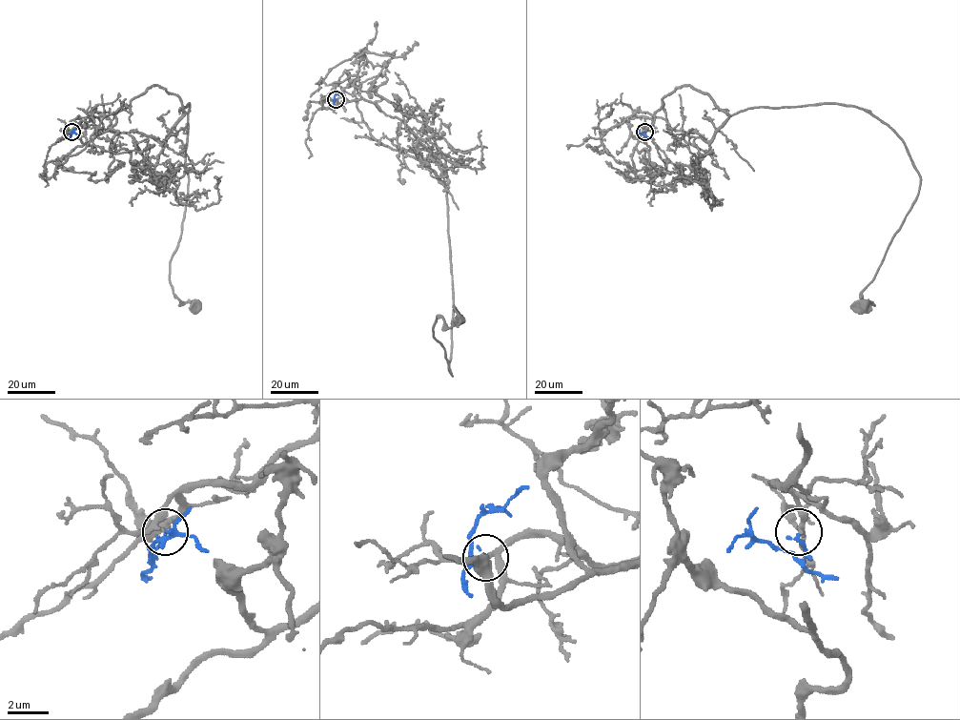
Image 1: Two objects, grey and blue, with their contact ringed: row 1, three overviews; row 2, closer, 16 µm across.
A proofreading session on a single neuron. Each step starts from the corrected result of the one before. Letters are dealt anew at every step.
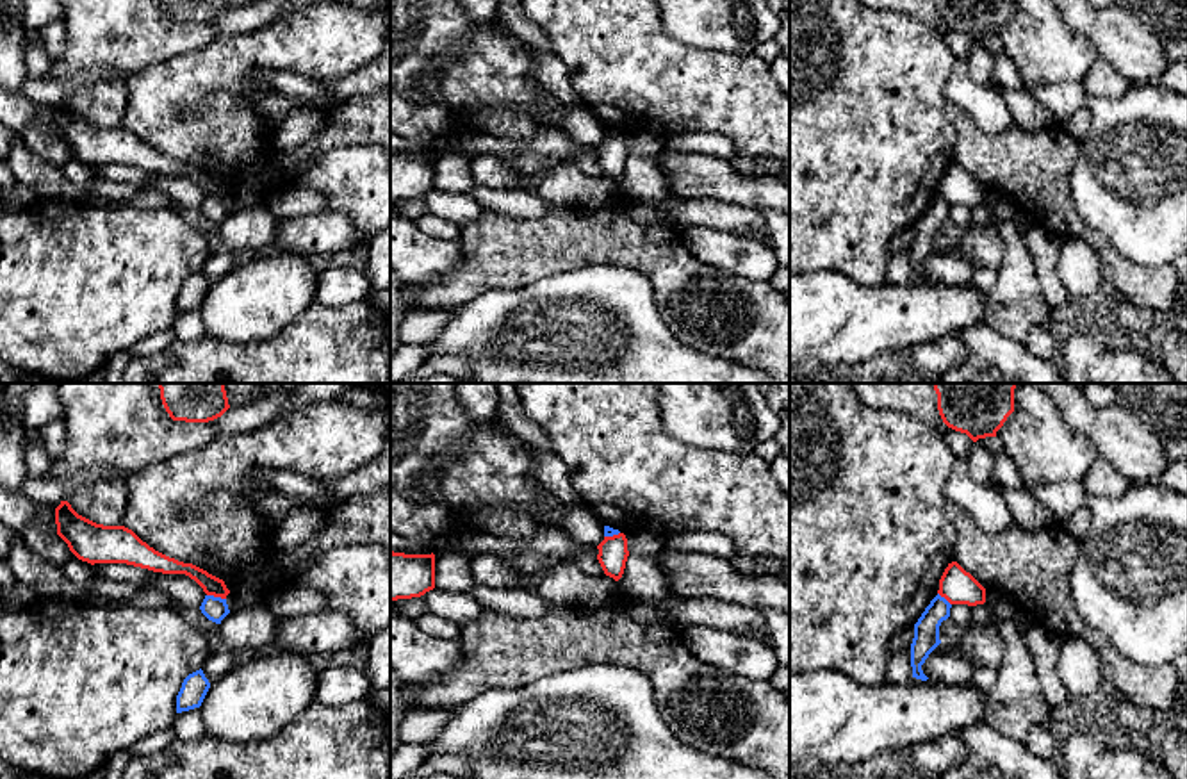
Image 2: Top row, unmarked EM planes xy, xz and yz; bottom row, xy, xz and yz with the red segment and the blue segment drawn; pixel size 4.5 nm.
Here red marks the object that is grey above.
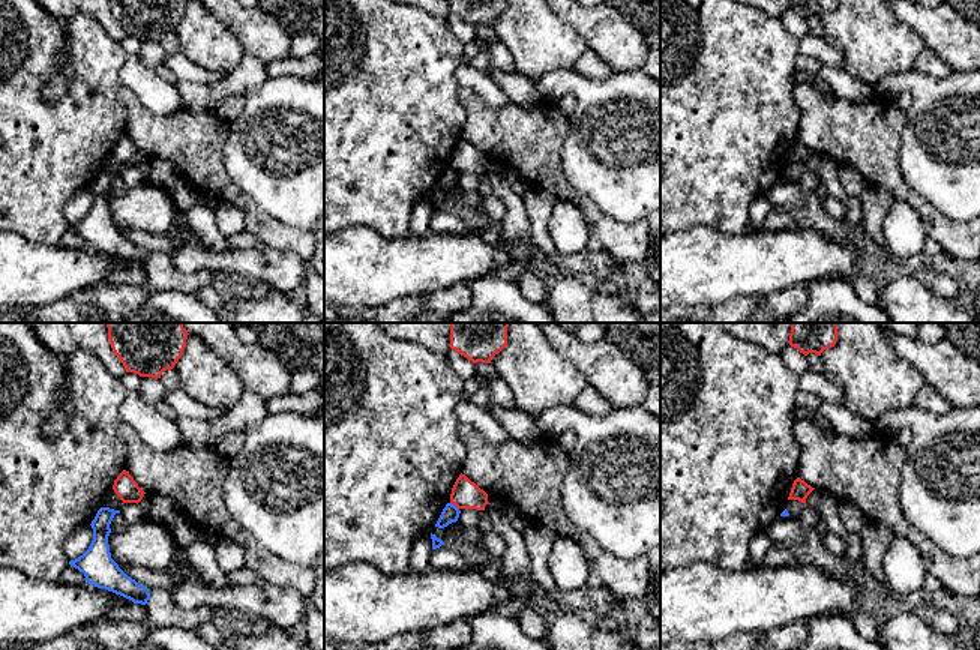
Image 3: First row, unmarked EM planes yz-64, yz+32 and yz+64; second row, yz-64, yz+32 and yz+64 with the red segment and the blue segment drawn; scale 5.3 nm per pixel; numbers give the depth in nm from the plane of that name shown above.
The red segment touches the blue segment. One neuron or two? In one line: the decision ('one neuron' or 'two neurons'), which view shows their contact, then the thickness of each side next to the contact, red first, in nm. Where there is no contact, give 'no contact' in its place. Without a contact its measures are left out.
two neurons; meets red in xy; 90 nm thick on the red side, 110 nm on the other

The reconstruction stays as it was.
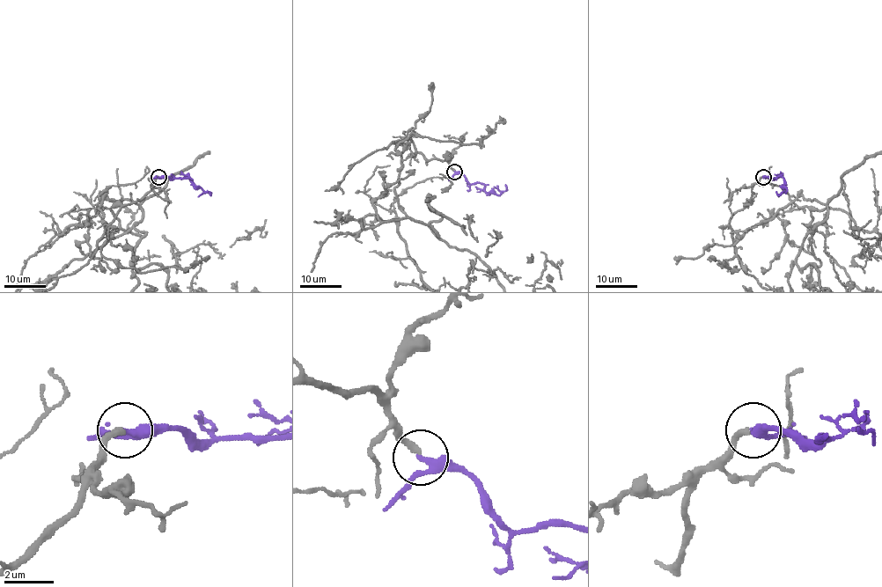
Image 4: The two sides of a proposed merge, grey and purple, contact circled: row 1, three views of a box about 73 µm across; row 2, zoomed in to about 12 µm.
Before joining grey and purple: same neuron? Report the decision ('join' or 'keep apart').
keep apart

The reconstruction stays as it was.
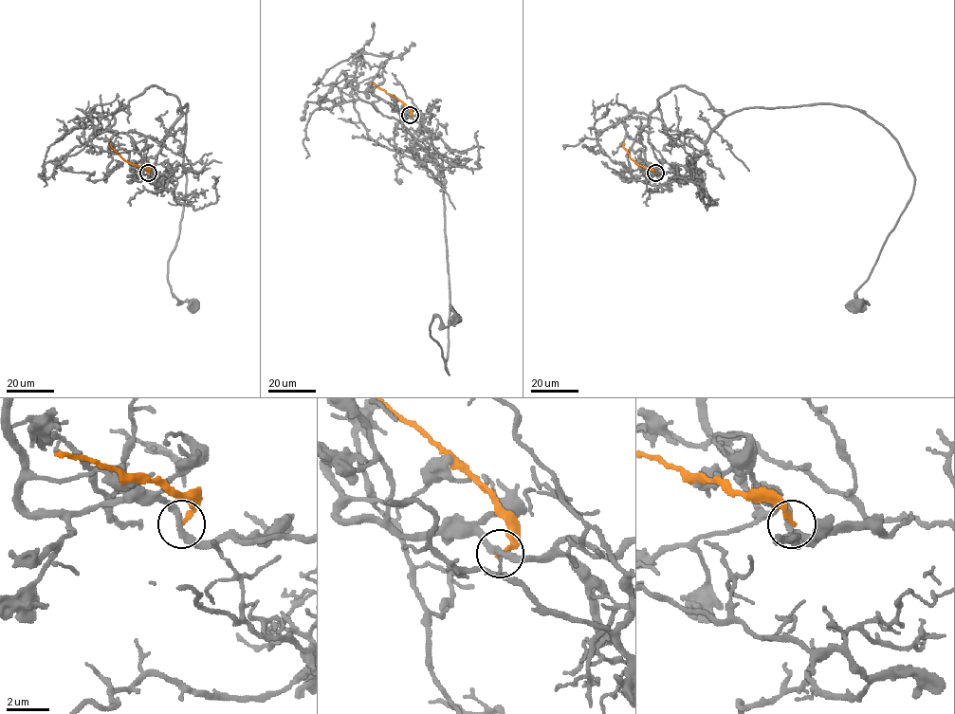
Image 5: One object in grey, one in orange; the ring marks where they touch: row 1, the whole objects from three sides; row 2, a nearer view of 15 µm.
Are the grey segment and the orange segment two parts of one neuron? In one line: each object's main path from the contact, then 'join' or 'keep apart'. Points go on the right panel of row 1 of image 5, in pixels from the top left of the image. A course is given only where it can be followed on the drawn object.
grey runs (655, 173), (632, 144), (674, 87), (726, 116), (816, 104), (866, 113), (897, 141), (914, 185), (857, 303); orange runs (655, 173), (636, 164), (623, 147), (624, 143); keep apart

